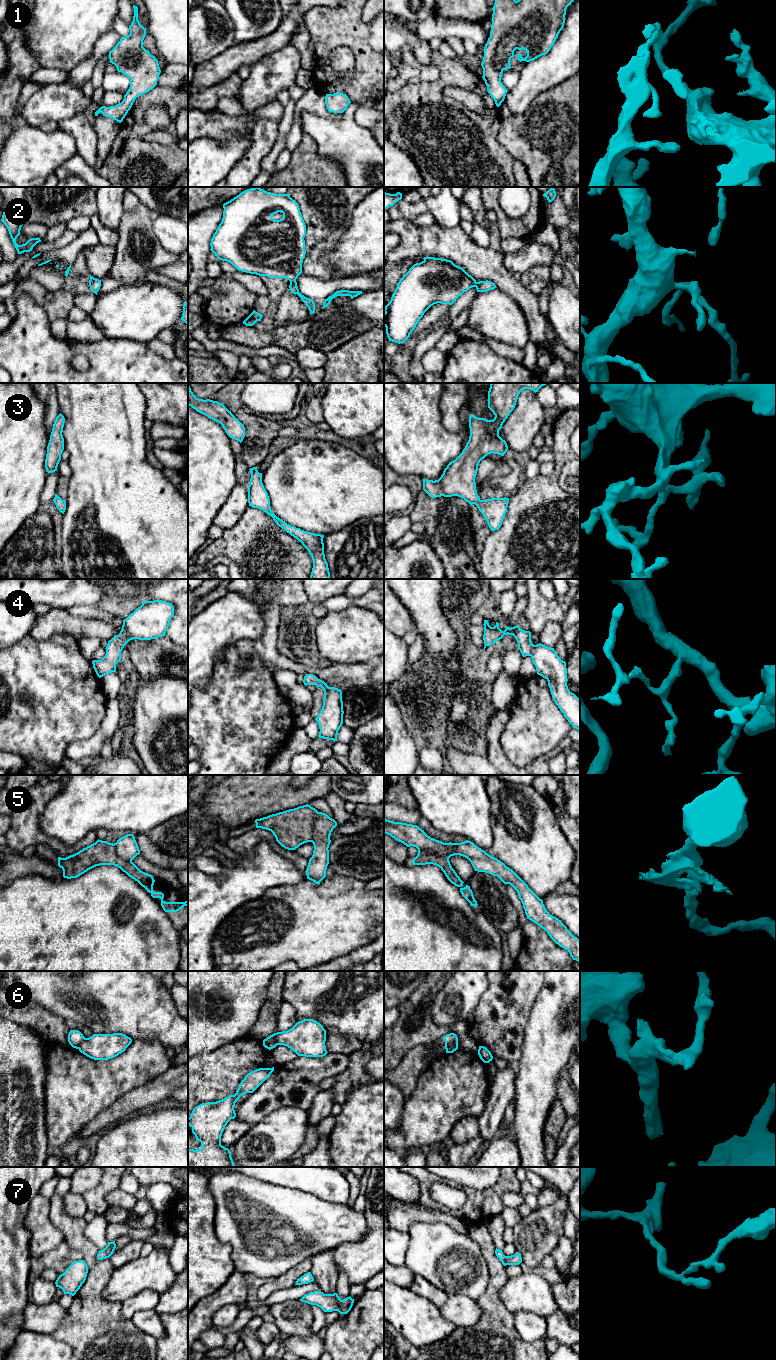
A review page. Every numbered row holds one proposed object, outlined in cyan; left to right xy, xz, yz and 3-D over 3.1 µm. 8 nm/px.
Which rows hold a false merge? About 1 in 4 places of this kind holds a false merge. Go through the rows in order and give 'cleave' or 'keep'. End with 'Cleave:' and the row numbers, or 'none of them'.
1: keep
2: keep
3: keep
4: keep
5: cleave
6: cleave
7: keep
Cleave: 5, 6

